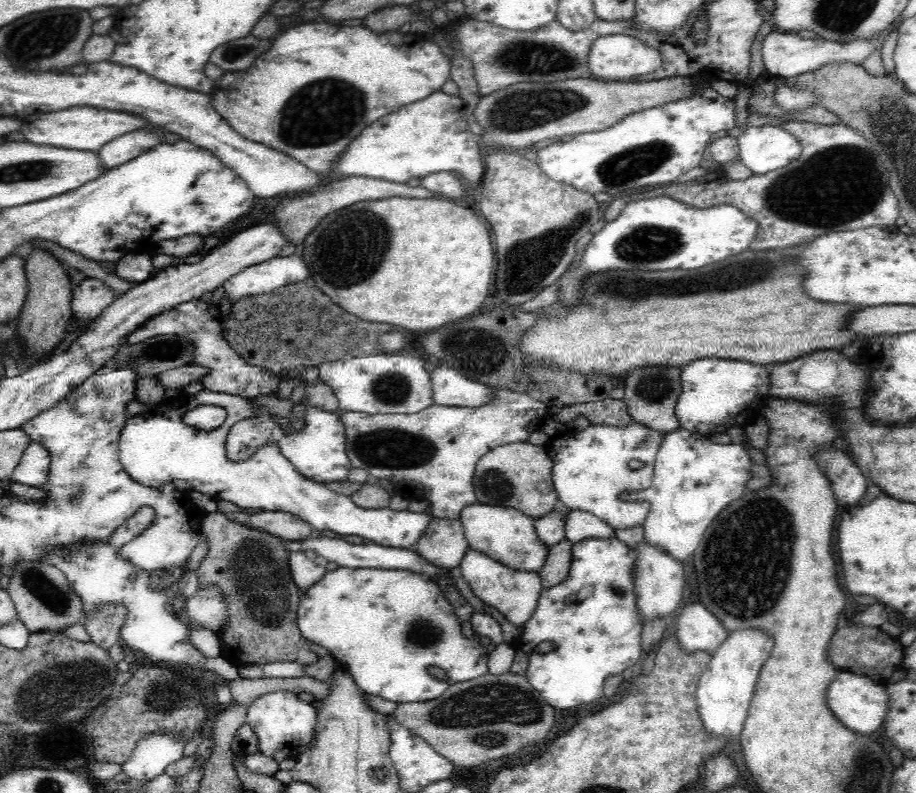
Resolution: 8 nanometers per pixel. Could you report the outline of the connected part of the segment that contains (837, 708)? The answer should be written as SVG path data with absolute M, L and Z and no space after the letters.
M842 670L830 682L830 688L826 688L826 704L828 704L830 712L834 714L834 718L840 720L848 730L878 736L878 730L888 712L886 684L874 684L874 680L870 680L868 676L860 676L860 674Z

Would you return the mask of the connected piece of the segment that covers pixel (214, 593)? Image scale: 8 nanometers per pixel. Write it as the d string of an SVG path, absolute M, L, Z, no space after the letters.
M200 586L200 590L190 600L186 600L188 618L196 620L216 636L222 636L228 620L228 606L220 594L220 586Z

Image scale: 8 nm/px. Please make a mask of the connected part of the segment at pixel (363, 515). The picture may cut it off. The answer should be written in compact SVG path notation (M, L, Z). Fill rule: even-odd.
M200 390L196 396L180 396L176 404L162 404L152 412L128 418L126 428L120 432L120 462L128 476L142 486L162 488L164 482L168 484L180 478L186 480L192 490L208 494L214 500L226 500L240 508L262 508L262 512L290 512L326 534L360 536L364 540L370 540L370 544L374 542L388 548L410 550L414 544L418 544L422 532L430 524L430 516L426 512L418 514L408 510L394 512L390 508L360 508L350 496L330 492L324 484L302 476L298 468L280 454L276 442L266 442L264 448L254 452L244 462L232 462L226 456L226 438L230 434L230 428L254 414L254 402L240 396L210 390ZM198 406L222 408L228 412L228 418L220 428L212 432L192 428L182 420L182 416Z

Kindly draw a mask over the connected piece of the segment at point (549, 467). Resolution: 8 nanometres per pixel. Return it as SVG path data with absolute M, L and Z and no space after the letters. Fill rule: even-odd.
M530 442L496 446L488 454L484 454L476 464L476 474L474 474L476 498L480 504L514 508L538 520L554 512L554 504L560 500L560 496L554 490L552 470L554 470L554 460L548 456L546 448L534 446Z

